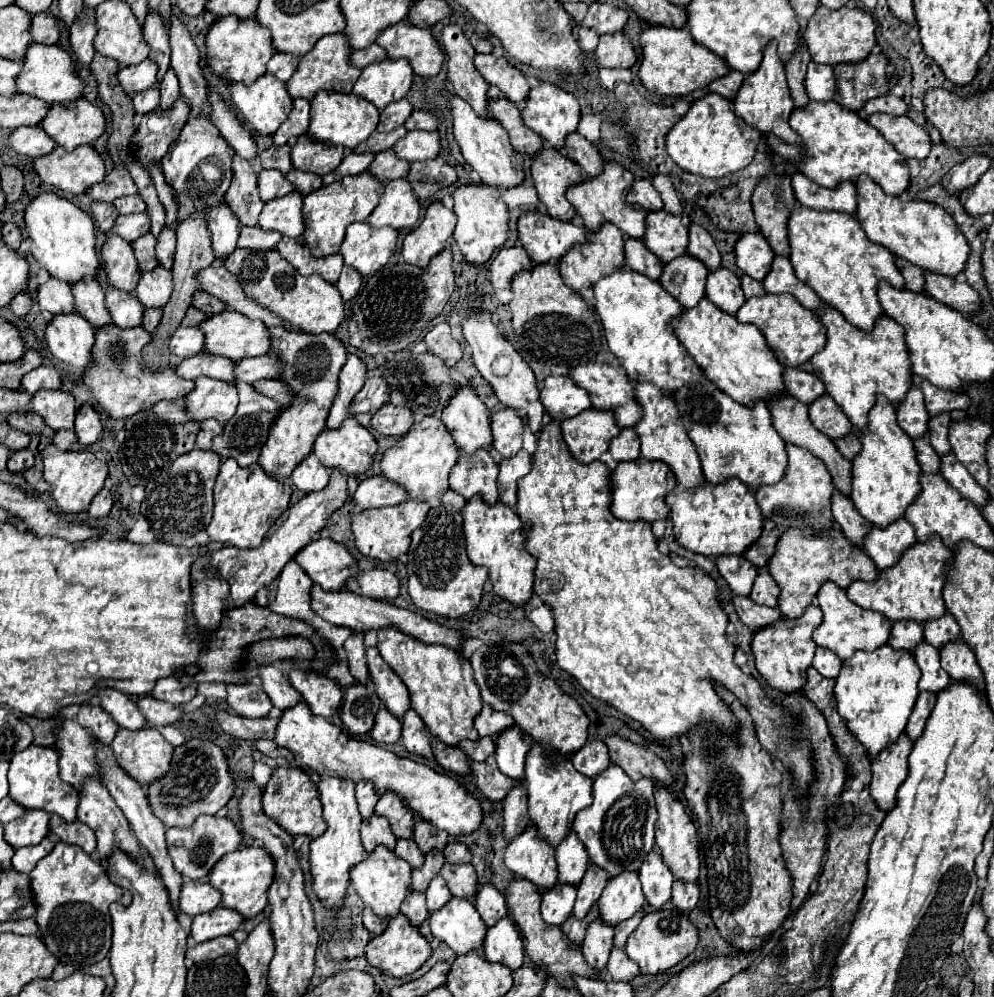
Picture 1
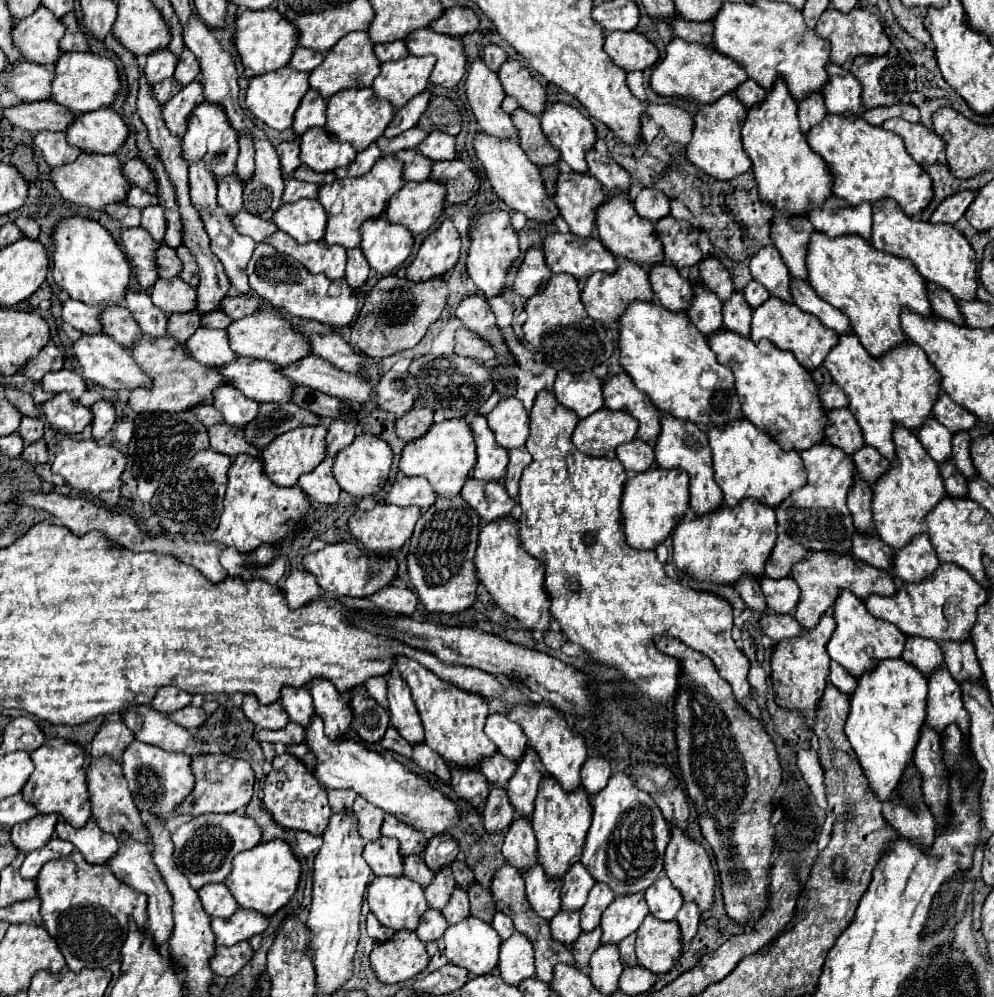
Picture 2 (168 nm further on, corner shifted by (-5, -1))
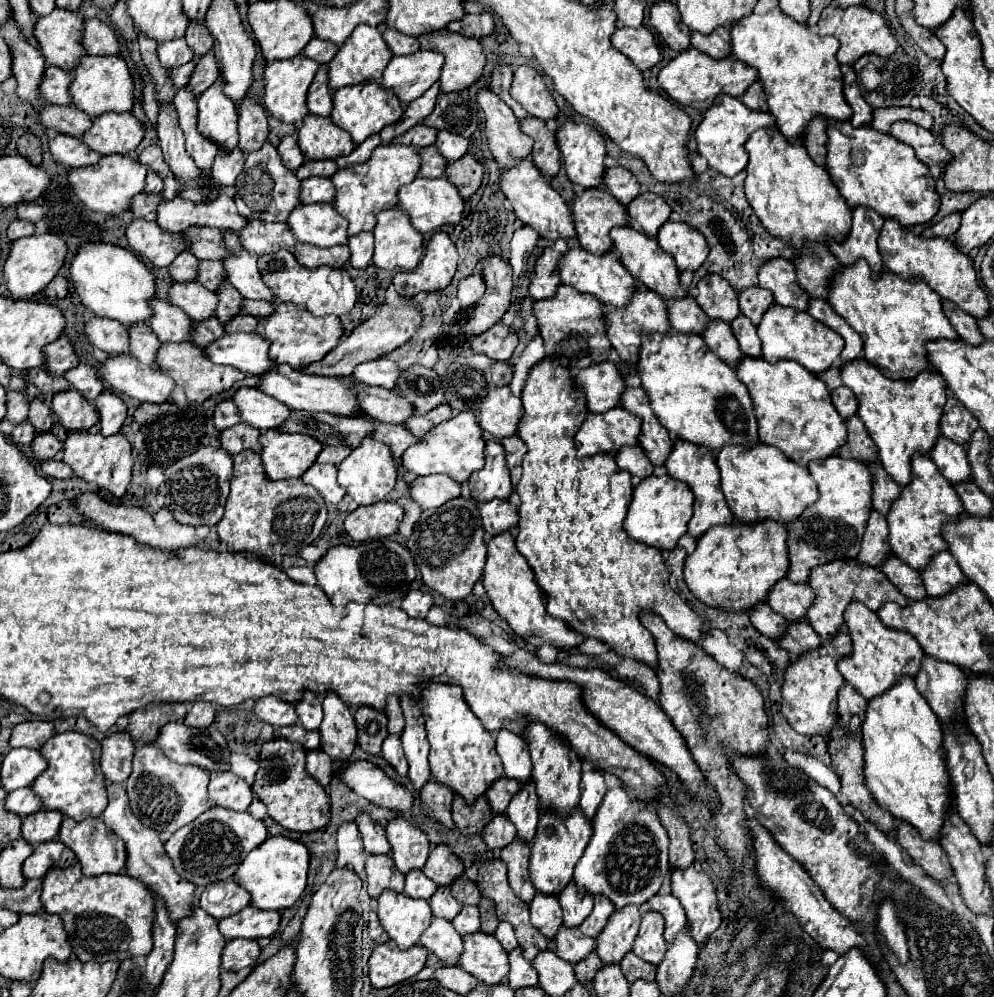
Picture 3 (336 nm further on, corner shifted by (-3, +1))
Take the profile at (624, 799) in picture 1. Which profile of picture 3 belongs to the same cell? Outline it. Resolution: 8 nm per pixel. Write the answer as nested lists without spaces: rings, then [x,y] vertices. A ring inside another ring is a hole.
[[[624,786],[612,788],[606,792],[596,816],[592,818],[594,834],[584,850],[584,856],[578,860],[574,868],[574,882],[580,888],[580,892],[590,894],[604,894],[608,896],[616,908],[622,908],[626,904],[644,904],[650,896],[654,896],[664,880],[664,874],[670,870],[668,862],[668,834],[662,828],[656,810],[642,800],[634,800]]]

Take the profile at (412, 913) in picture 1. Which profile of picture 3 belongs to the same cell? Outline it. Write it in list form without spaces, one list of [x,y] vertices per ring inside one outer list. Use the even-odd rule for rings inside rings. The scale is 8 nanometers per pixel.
[[[434,918],[432,926],[428,926],[420,936],[420,944],[434,952],[444,962],[444,966],[458,964],[458,956],[462,954],[462,938],[456,928],[452,928],[450,920]]]

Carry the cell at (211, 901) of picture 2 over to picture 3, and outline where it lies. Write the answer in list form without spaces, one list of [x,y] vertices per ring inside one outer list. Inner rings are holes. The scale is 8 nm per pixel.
[[[234,880],[208,884],[200,896],[198,906],[216,920],[232,916],[250,904],[250,894]]]

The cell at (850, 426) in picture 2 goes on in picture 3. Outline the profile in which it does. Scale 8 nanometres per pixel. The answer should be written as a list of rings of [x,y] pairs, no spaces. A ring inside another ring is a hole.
[[[852,416],[846,420],[846,428],[848,428],[848,438],[840,446],[838,454],[842,458],[854,458],[854,460],[862,460],[862,462],[876,460],[878,450],[876,450],[872,438],[868,436],[862,420],[858,416]]]

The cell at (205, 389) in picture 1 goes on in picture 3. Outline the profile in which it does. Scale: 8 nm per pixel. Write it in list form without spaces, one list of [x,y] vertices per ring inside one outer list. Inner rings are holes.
[[[238,388],[232,396],[232,402],[240,412],[240,420],[262,432],[280,426],[290,414],[282,402],[266,396],[258,388]]]

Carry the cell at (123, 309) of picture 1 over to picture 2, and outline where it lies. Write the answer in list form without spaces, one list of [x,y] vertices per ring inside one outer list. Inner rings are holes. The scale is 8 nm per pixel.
[[[128,292],[126,294],[126,308],[132,312],[134,320],[140,324],[142,332],[148,336],[164,336],[168,314],[156,308],[148,294],[144,292]]]

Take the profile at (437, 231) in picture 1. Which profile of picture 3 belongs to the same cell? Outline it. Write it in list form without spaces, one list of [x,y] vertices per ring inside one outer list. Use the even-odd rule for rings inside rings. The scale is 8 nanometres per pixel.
[[[436,232],[424,250],[422,262],[408,272],[394,276],[394,286],[400,296],[416,296],[422,290],[442,290],[450,284],[458,264],[456,244],[446,232]]]

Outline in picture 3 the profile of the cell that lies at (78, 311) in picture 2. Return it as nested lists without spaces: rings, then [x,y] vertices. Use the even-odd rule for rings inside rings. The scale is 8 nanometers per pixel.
[[[94,316],[84,322],[84,334],[94,346],[108,354],[128,352],[128,328],[116,320]]]

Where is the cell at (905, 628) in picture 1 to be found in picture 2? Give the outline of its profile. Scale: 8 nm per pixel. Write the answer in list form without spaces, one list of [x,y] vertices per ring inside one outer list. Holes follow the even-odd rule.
[[[908,638],[906,650],[902,654],[902,660],[908,662],[908,664],[912,664],[926,678],[934,670],[944,668],[944,652],[942,652],[940,644],[930,642],[926,638]]]

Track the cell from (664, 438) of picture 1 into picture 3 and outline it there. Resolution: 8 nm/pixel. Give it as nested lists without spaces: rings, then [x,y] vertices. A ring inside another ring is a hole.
[[[678,438],[674,442],[674,448],[672,448],[668,462],[664,466],[666,466],[670,476],[686,482],[690,486],[690,490],[694,492],[694,516],[688,522],[688,532],[694,538],[702,536],[708,528],[712,528],[716,524],[734,522],[734,516],[732,516],[732,512],[724,500],[724,494],[720,490],[720,472],[718,472],[718,466],[716,466],[716,460],[714,460],[714,454],[710,448],[704,448],[700,444],[692,444],[688,440]]]

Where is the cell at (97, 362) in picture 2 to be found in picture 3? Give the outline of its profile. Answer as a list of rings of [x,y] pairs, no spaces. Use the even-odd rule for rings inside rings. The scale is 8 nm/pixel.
[[[108,354],[104,362],[98,364],[98,374],[104,380],[106,386],[110,386],[116,394],[136,398],[140,402],[152,402],[152,404],[162,404],[170,400],[170,392],[174,388],[174,380],[162,374],[156,366],[146,366],[140,364],[132,354]]]

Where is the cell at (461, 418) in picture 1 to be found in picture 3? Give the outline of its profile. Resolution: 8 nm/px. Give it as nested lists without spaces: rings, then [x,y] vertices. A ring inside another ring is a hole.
[[[486,440],[486,464],[482,470],[472,472],[468,478],[468,486],[476,502],[486,502],[486,500],[506,500],[512,494],[512,484],[510,484],[510,474],[508,466],[504,460],[504,448],[498,442]]]

